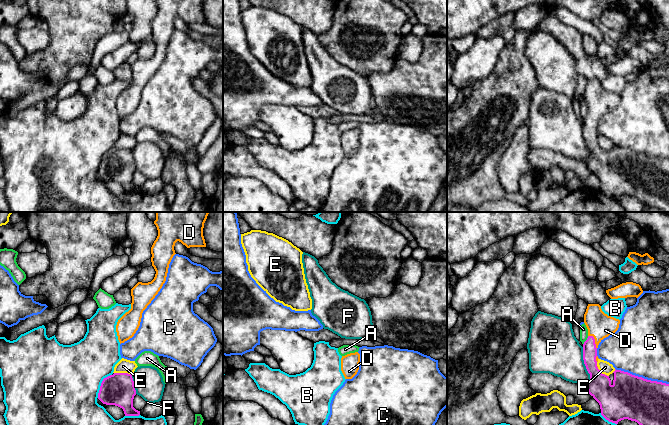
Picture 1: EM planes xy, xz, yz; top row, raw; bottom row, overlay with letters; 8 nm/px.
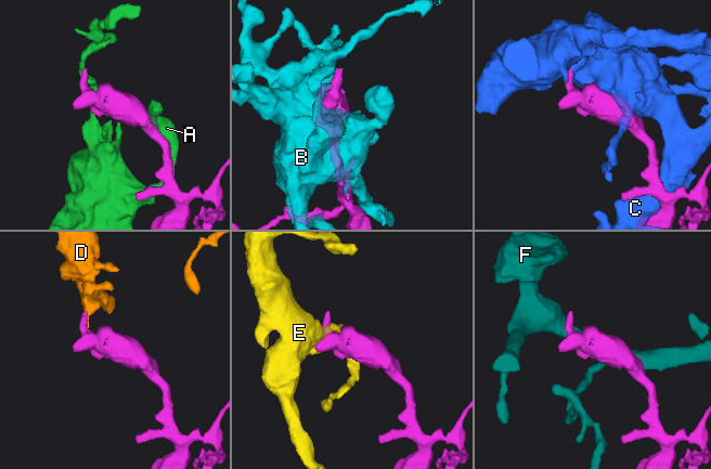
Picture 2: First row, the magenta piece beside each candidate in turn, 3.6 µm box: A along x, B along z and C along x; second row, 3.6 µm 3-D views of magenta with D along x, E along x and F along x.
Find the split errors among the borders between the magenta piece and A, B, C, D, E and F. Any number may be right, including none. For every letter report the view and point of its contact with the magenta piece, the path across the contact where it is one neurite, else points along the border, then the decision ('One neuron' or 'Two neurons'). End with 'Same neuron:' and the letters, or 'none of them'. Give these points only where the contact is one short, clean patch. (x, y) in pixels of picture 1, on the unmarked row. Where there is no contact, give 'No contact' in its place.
A: Touches magenta at yz (586, 116). Two neurons
B: Touches magenta at xy (101, 160). Two neurons
C: Touches magenta at yz (641, 153). Two neurons
D: Touches magenta at yz (594, 116). Path across: yz (589, 123), (594, 116), (600, 101). One neuron
E: Touches magenta at xy (123, 149). Two neurons
F: Touches magenta at yz (585, 141). Two neurons
Same neuron: D

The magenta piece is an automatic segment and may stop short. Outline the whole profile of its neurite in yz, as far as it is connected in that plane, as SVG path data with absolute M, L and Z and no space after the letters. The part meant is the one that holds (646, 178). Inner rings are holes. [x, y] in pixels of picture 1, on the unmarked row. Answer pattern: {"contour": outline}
{"contour": "M588 80L584 99L588 114L583 120L583 136L590 150L585 163L599 179L601 191L615 200L628 195L669 212L669 160L616 145L611 157L598 145L597 124L604 114L618 106L620 96L605 90L599 80Z"}

